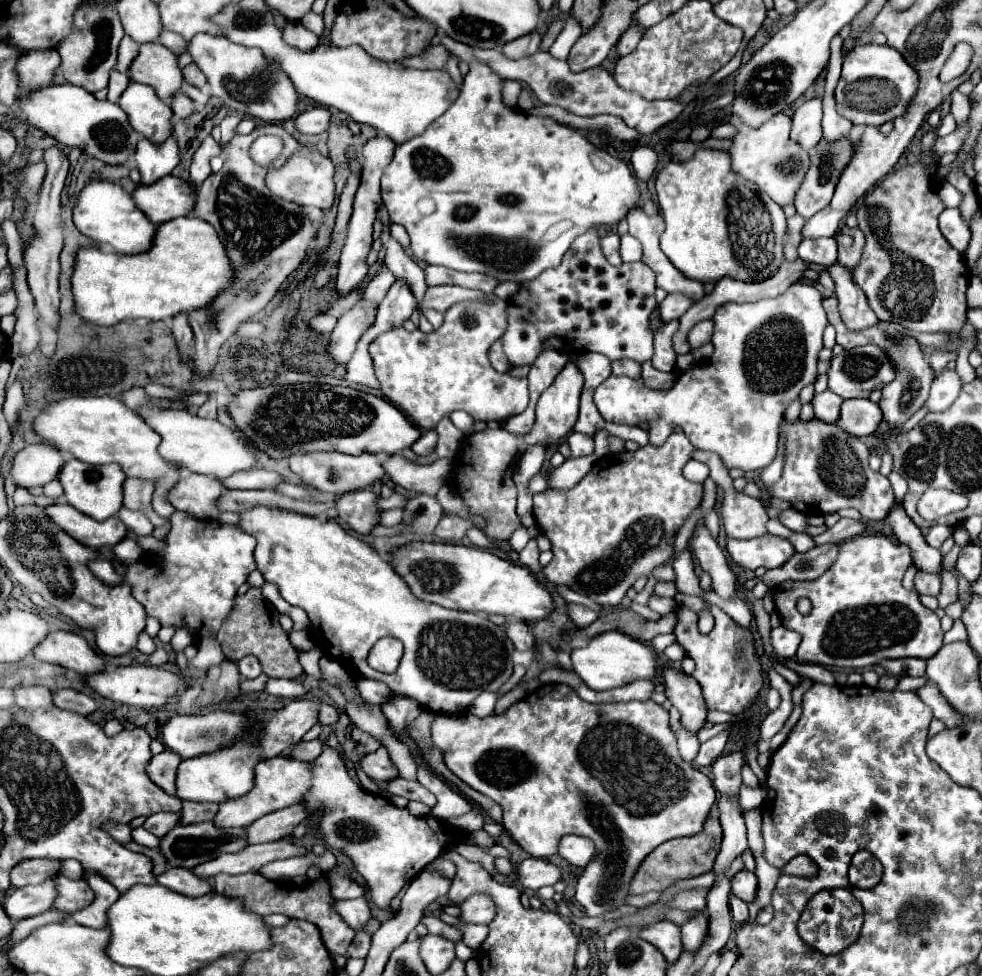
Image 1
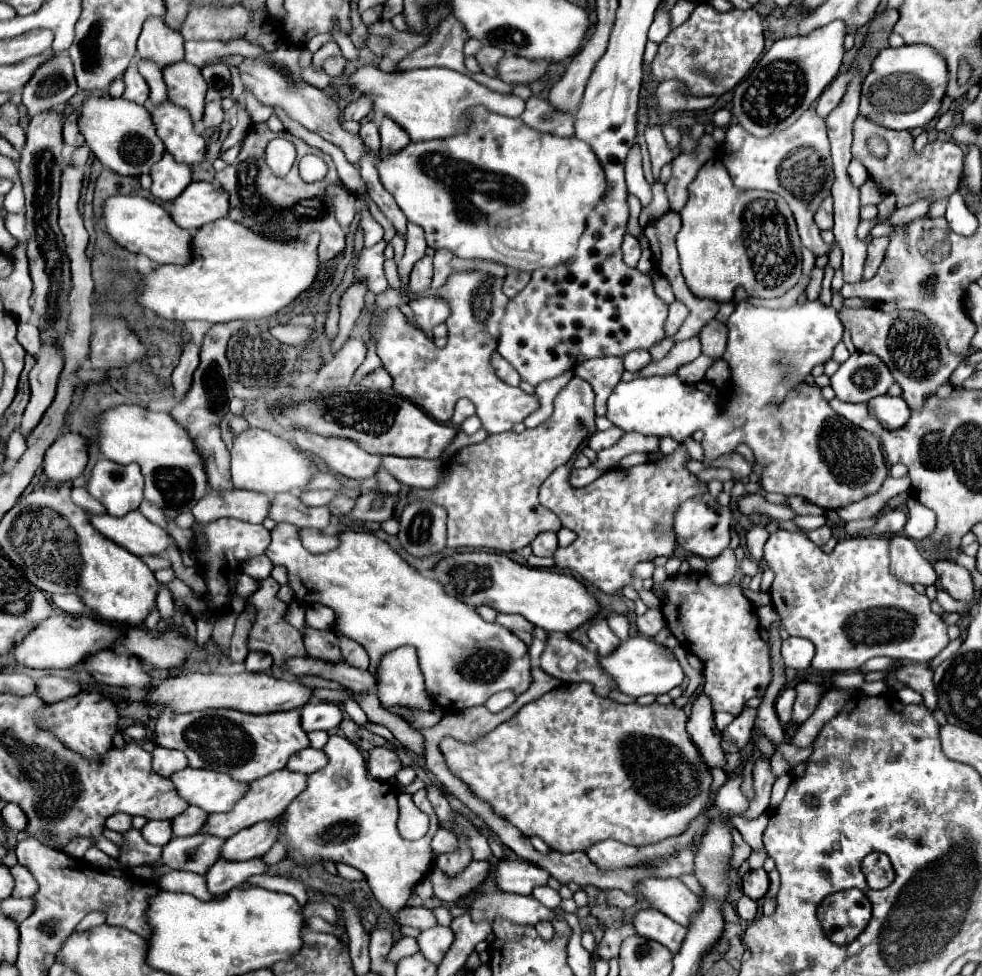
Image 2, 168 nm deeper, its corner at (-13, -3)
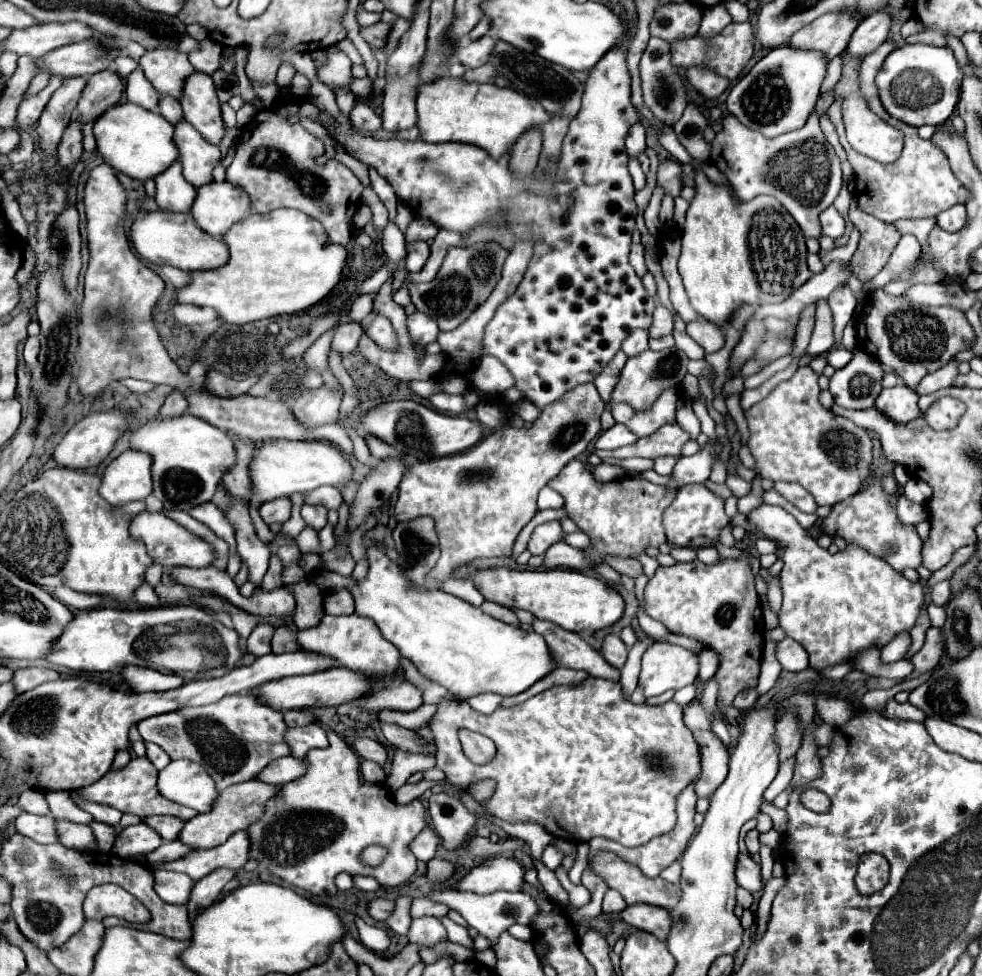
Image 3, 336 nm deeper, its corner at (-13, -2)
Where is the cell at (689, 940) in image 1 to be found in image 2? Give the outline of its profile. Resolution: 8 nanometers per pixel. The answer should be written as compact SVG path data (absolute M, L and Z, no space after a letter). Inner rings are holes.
M647 879L639 885L639 891L657 911L683 927L689 927L691 917L701 909L699 897L679 879Z

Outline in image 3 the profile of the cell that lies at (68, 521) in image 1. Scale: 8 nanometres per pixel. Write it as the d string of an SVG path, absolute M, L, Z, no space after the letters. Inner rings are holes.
M141 512L133 518L133 524L129 528L131 536L141 538L147 546L149 556L153 558L153 562L165 566L165 568L173 568L173 566L189 566L189 568L207 568L213 564L215 560L215 550L209 542L205 542L201 536L189 532L187 528L183 528L181 524L177 524L175 520L159 514L159 512Z

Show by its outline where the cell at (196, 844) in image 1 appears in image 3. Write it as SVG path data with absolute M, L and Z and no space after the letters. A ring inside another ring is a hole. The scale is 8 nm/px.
M171 840L171 842L163 842L157 850L149 852L145 856L147 864L161 864L161 862L171 862L177 860L181 856L185 856L189 852L189 848L185 844L181 844L179 840Z

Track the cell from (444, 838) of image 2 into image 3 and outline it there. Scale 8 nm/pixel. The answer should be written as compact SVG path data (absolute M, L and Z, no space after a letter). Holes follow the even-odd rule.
M423 828L423 832L409 844L409 850L415 854L417 860L429 862L437 852L437 836L431 828Z

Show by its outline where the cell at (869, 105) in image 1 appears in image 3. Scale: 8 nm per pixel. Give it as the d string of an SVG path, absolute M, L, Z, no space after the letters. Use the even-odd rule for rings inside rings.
M905 44L887 56L881 72L877 74L877 88L883 106L891 116L911 126L937 126L953 116L959 100L961 80L963 70L959 68L951 48L937 48L929 44Z

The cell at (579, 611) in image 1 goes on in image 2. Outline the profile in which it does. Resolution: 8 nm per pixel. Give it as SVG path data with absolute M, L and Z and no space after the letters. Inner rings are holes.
M597 617L597 619L591 623L591 627L589 627L587 635L589 635L589 639L597 645L599 655L611 653L611 651L621 643L621 641L619 641L619 637L609 629L607 621L605 621L605 619L601 619L601 617Z

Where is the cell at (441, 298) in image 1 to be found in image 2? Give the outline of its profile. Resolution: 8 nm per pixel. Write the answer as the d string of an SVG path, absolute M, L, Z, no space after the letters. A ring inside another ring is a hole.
M421 297L413 303L409 303L413 313L415 313L415 321L419 325L419 329L423 329L425 333L429 333L435 325L445 323L447 317L451 315L449 305L441 299L441 297Z

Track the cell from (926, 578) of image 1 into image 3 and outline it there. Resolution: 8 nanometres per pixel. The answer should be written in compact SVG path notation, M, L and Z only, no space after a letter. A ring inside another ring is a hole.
M871 476L857 494L849 496L847 500L835 504L831 508L831 514L821 520L821 532L835 538L843 538L847 544L855 544L863 550L867 550L873 556L879 556L895 570L905 568L917 568L921 564L921 538L915 530L915 526L903 524L895 510L895 500L883 490L883 484L877 476Z

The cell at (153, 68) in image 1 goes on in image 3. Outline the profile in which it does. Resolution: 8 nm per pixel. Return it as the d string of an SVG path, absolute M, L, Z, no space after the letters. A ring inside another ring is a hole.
M195 72L185 82L185 92L181 100L185 120L193 124L207 142L219 144L225 136L225 124L221 118L221 104L215 92L215 84L209 74Z

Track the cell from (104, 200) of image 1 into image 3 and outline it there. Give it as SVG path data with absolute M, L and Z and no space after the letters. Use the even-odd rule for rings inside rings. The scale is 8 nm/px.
M149 212L139 214L131 228L131 242L141 258L153 264L167 264L181 268L185 272L199 272L199 270L215 270L229 262L229 248L221 238L213 238L211 234L197 228L193 216L187 214L173 214L173 212Z

